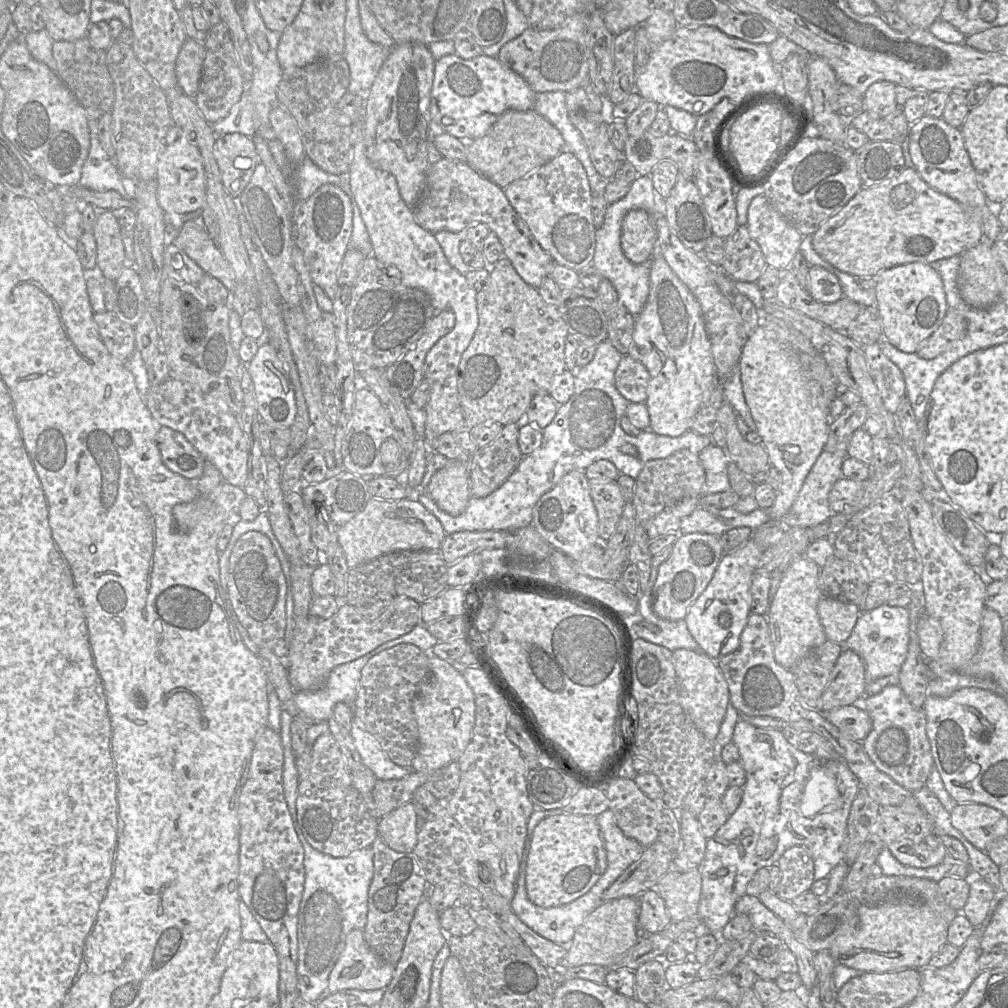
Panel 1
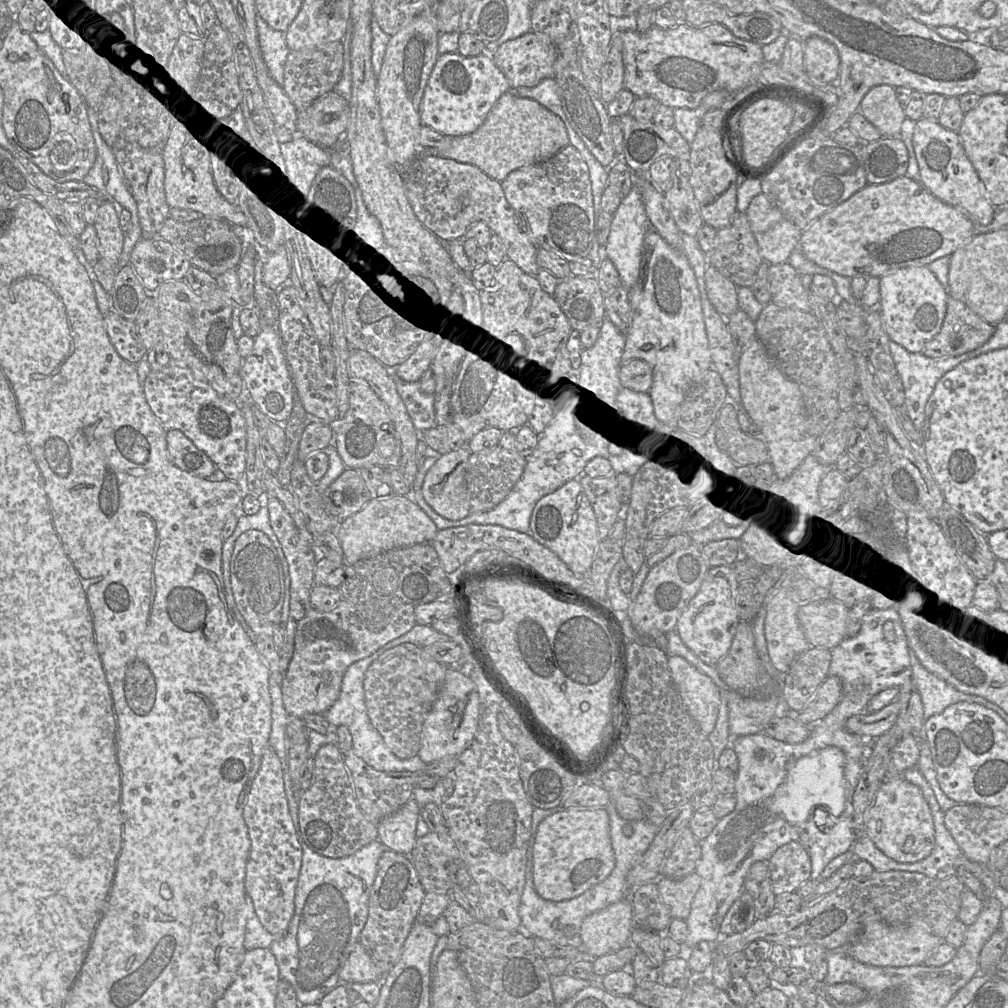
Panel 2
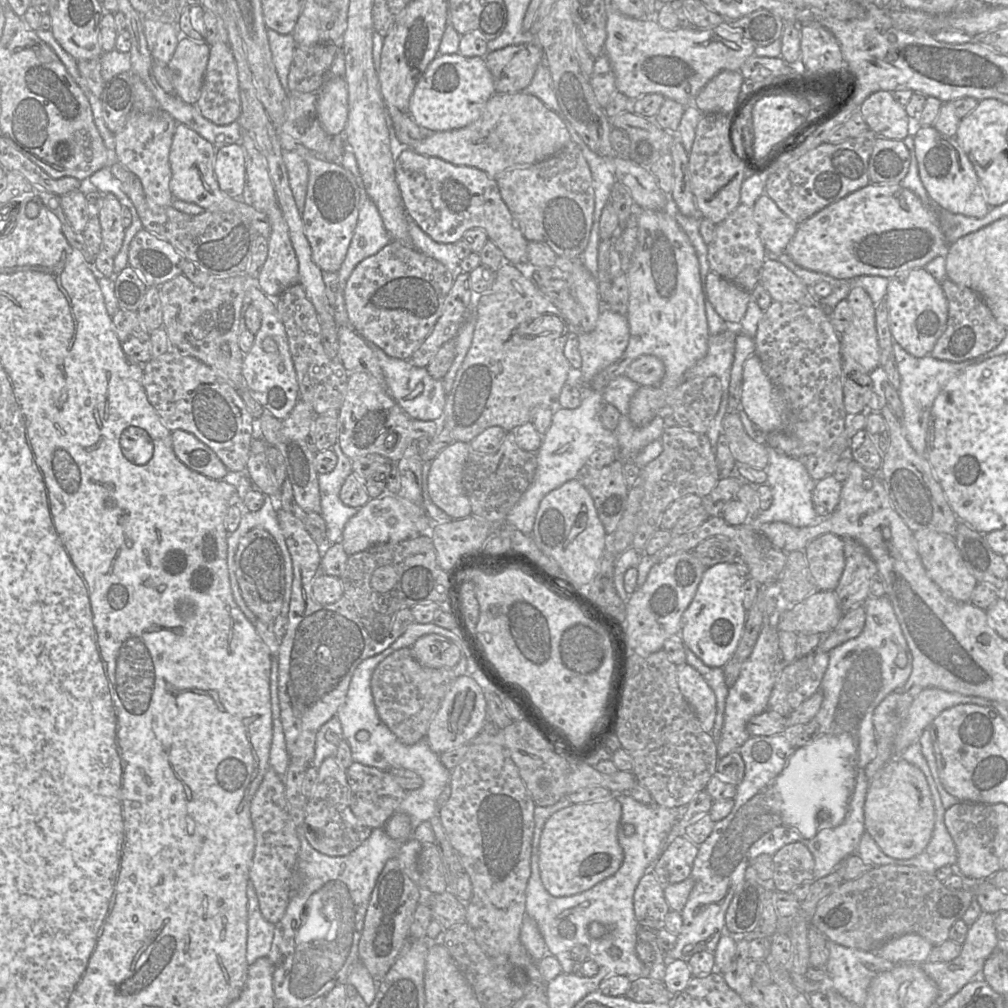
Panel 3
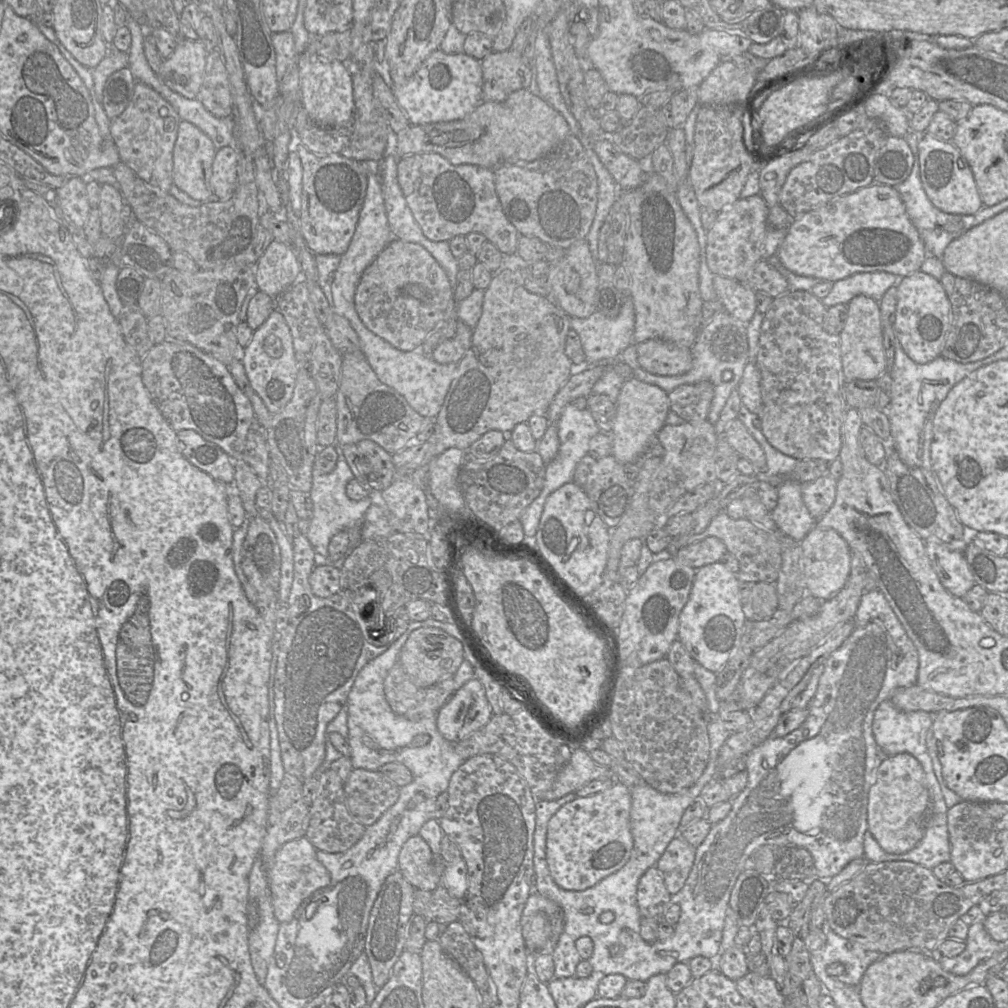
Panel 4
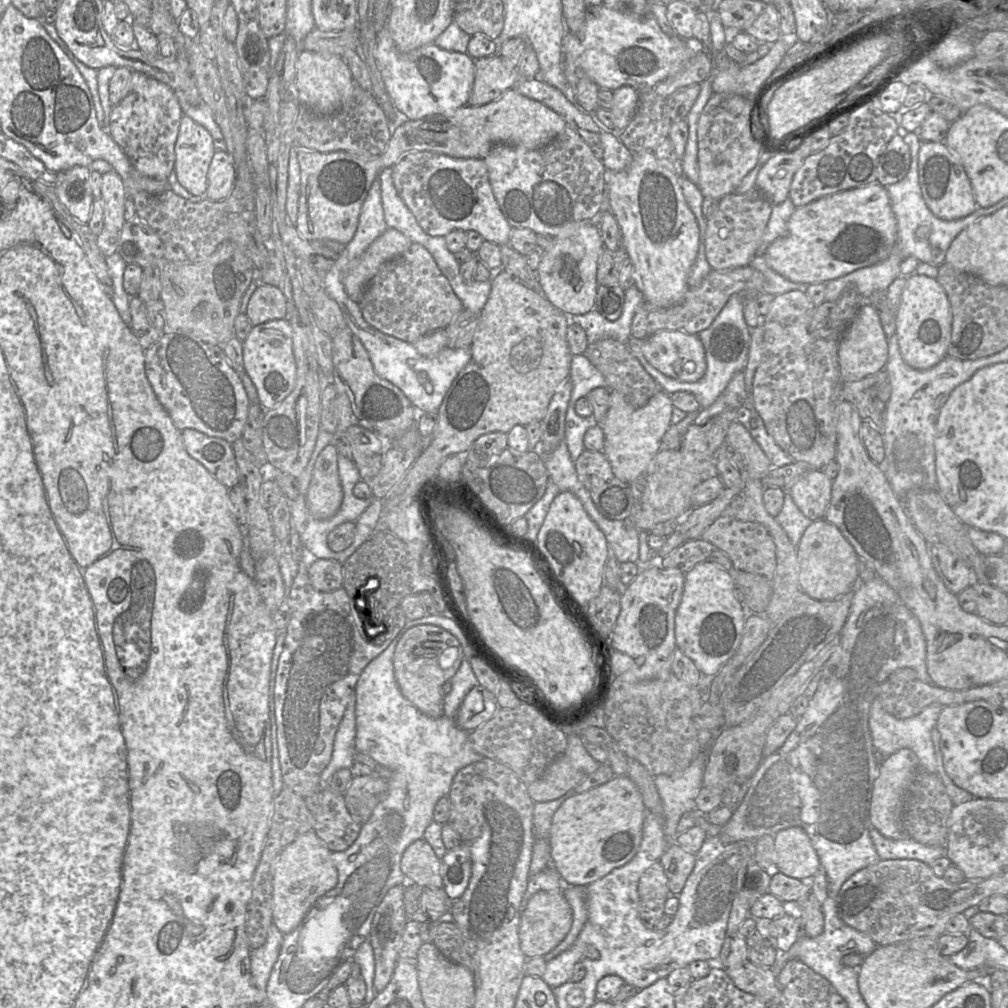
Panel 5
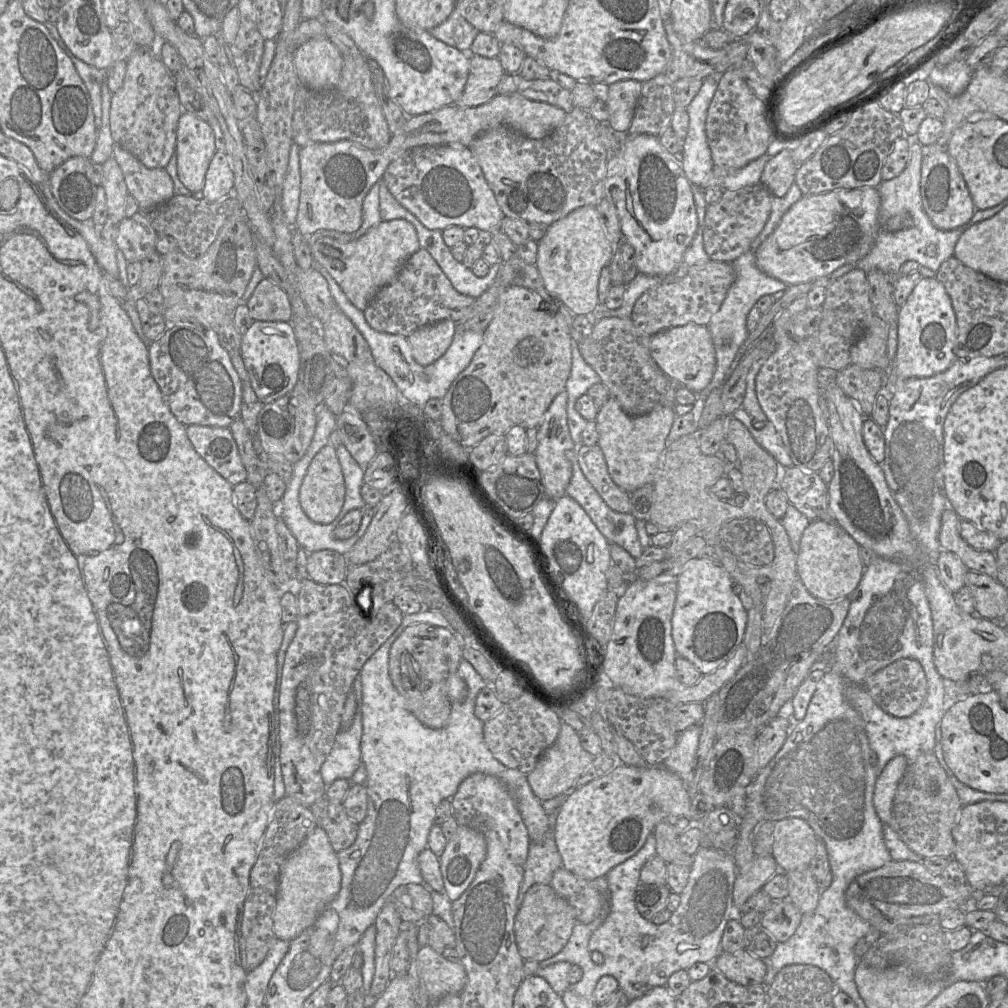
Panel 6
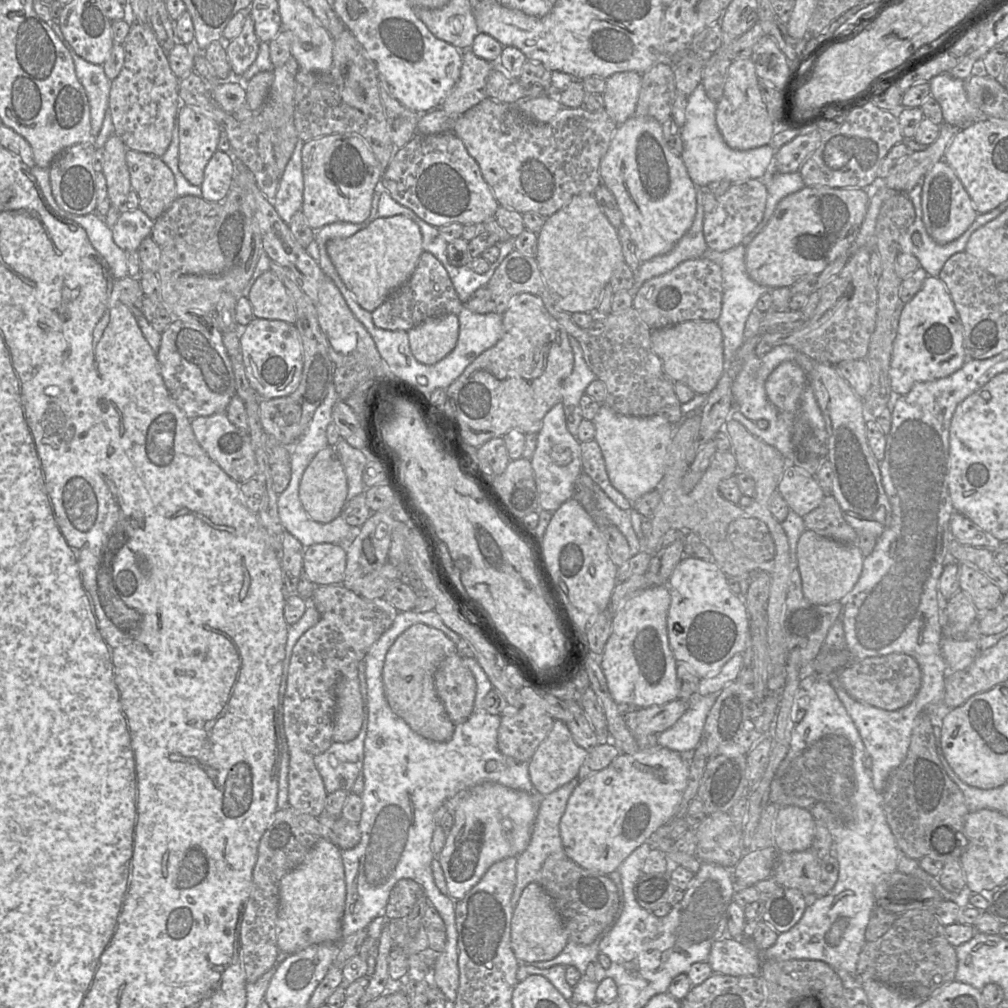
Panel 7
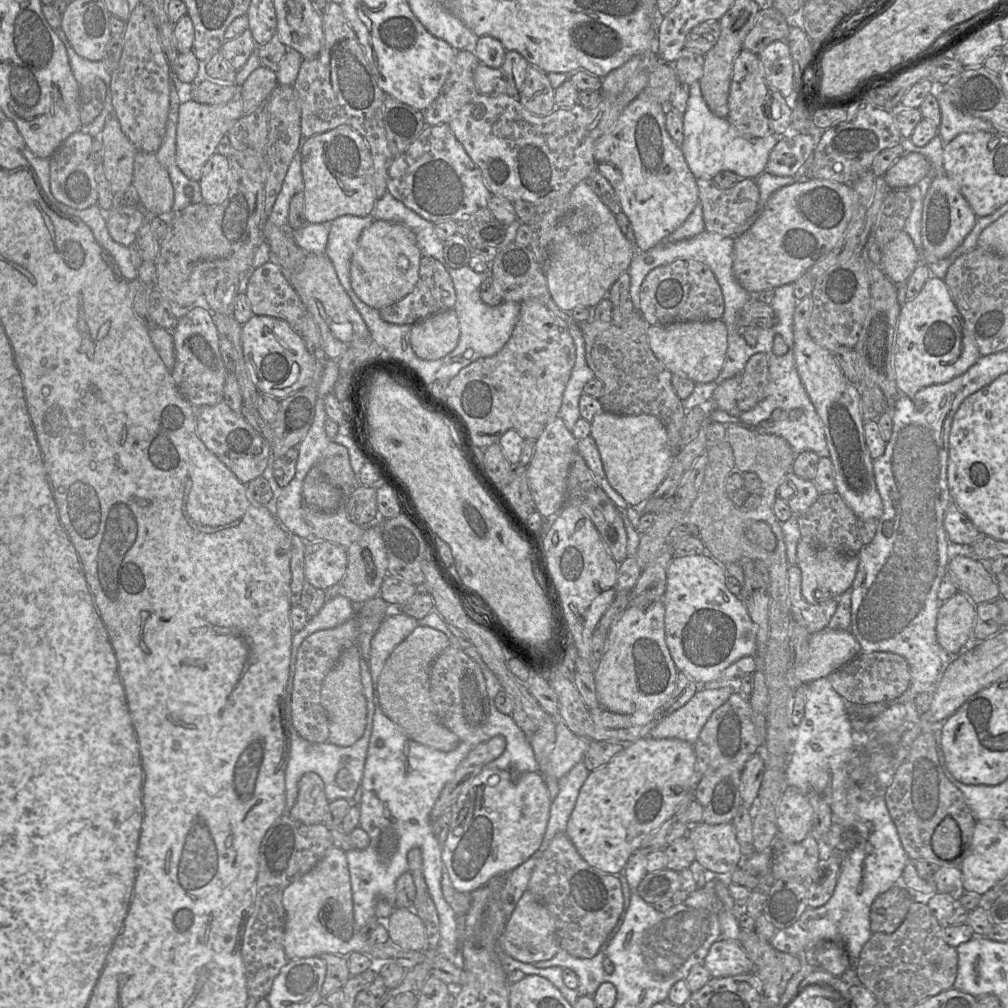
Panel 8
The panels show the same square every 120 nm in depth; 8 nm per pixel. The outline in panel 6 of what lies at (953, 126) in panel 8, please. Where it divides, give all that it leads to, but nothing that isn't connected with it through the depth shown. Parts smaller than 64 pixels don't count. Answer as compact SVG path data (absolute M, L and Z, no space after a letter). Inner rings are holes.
M966 60L951 62L947 65L936 65L928 76L928 82L942 87L950 95L960 95L968 86L972 70Z

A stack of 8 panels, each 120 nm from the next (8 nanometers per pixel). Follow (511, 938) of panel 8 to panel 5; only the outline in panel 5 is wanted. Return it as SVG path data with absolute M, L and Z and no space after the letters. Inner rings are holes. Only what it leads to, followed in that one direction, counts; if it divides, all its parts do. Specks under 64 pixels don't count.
M538 891L528 900L521 912L519 925L520 948L526 958L544 956L552 951L567 935L572 925L572 909L559 892Z

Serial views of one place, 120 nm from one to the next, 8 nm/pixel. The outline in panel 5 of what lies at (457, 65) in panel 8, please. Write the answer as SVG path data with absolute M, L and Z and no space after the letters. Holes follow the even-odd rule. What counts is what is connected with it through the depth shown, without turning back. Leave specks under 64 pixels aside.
M498 53L474 60L475 77L468 105L479 106L498 99L521 78L517 67Z

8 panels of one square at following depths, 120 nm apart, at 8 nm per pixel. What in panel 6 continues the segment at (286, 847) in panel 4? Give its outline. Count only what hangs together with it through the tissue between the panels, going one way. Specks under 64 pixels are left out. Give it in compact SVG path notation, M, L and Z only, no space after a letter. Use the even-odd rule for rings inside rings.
M316 826L281 866L277 902L273 914L276 938L292 941L312 926L322 909L339 893L341 878L337 853L333 850L325 830L321 826Z

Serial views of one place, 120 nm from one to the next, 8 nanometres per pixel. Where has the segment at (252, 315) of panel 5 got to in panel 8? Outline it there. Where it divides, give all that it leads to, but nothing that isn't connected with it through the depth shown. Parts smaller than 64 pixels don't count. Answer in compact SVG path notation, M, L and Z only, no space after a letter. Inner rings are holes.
M269 261L254 271L245 294L254 315L283 319L302 333L307 309L286 273L275 262Z

